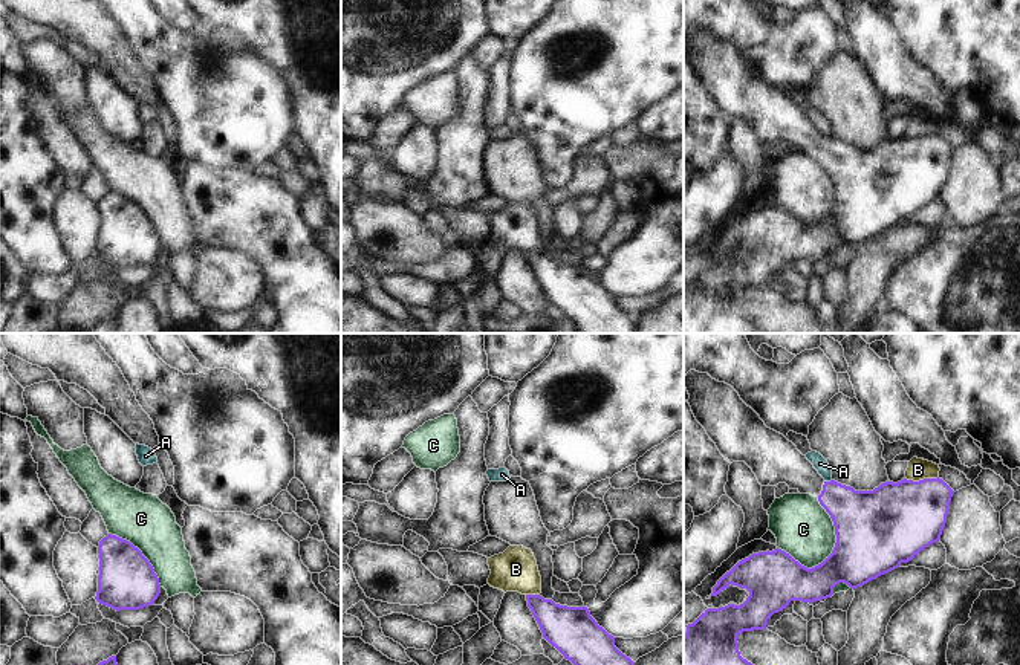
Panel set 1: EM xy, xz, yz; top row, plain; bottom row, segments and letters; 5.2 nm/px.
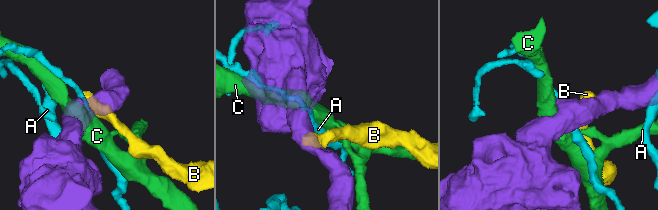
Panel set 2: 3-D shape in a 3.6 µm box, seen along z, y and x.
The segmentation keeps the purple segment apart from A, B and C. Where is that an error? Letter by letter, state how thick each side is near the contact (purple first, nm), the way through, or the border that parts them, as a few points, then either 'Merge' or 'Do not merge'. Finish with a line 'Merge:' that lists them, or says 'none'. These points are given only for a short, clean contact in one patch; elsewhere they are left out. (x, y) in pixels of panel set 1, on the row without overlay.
A: Thickness 280 nm (purple) against 80 nm. Do not merge
B: Thickness 400 nm (purple) against 110 nm. Boundary: yz (938, 133), (918, 138), (904, 136). Do not merge
C: Thickness 420 nm (purple) against 300 nm. Do not merge
Merge: none

